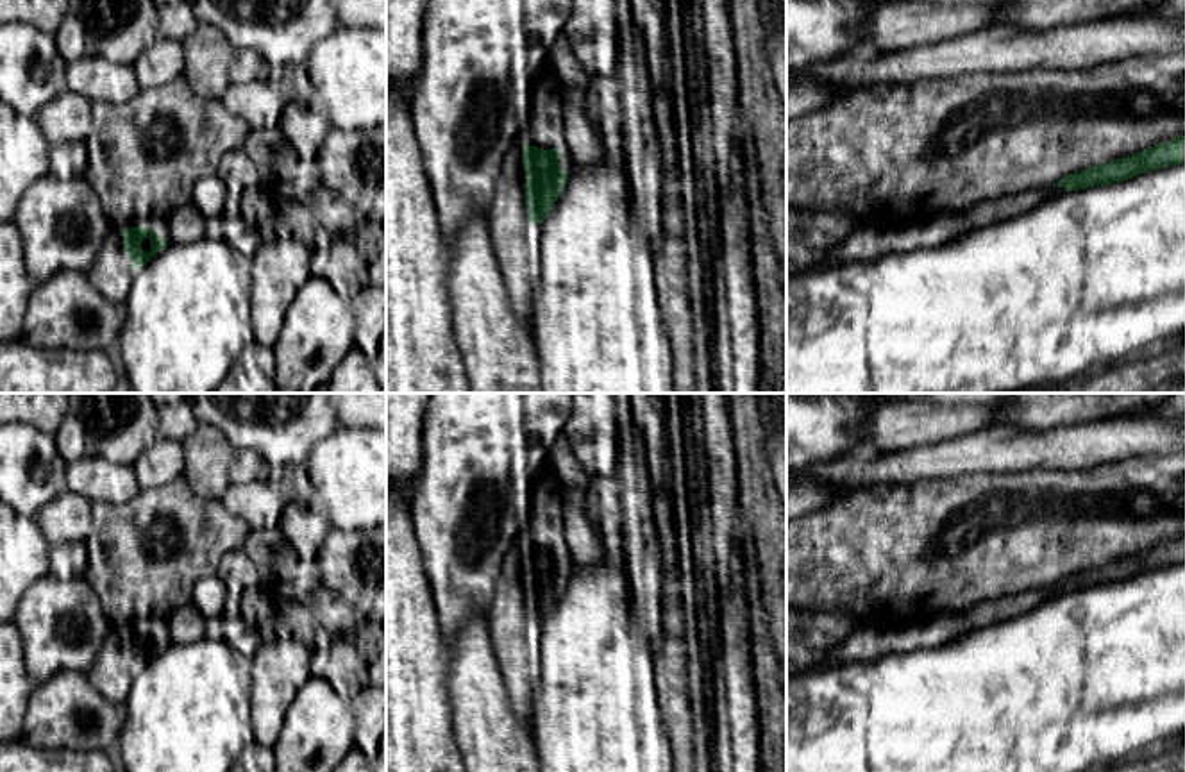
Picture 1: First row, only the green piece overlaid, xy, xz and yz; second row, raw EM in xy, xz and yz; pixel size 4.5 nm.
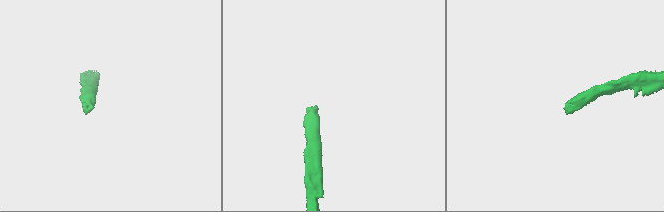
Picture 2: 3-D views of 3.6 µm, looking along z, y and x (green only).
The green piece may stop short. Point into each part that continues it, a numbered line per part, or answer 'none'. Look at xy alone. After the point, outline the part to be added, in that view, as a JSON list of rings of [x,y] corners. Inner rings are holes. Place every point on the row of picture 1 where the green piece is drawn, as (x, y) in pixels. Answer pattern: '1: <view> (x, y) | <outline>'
1: xy (111, 274) | [[[114,227],[105,236],[88,277],[107,300],[123,306],[132,286],[134,270],[123,248],[123,236]]]

